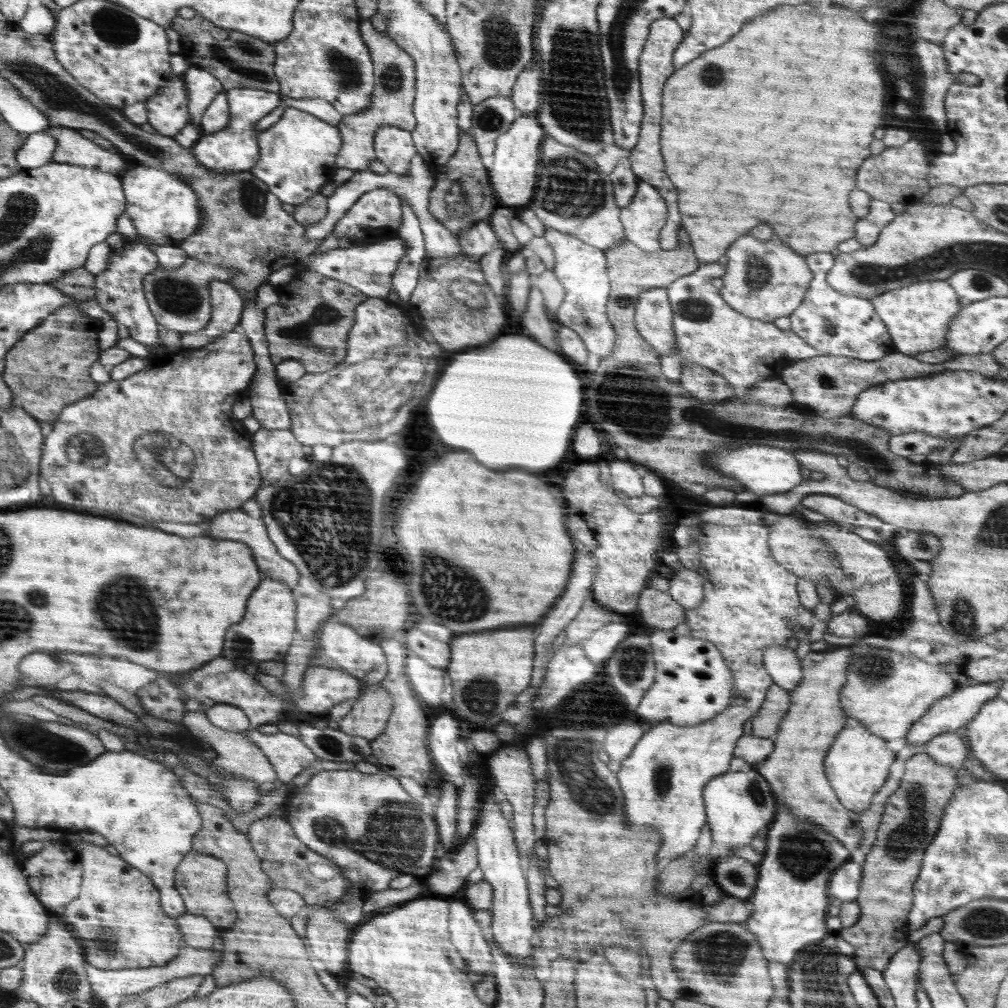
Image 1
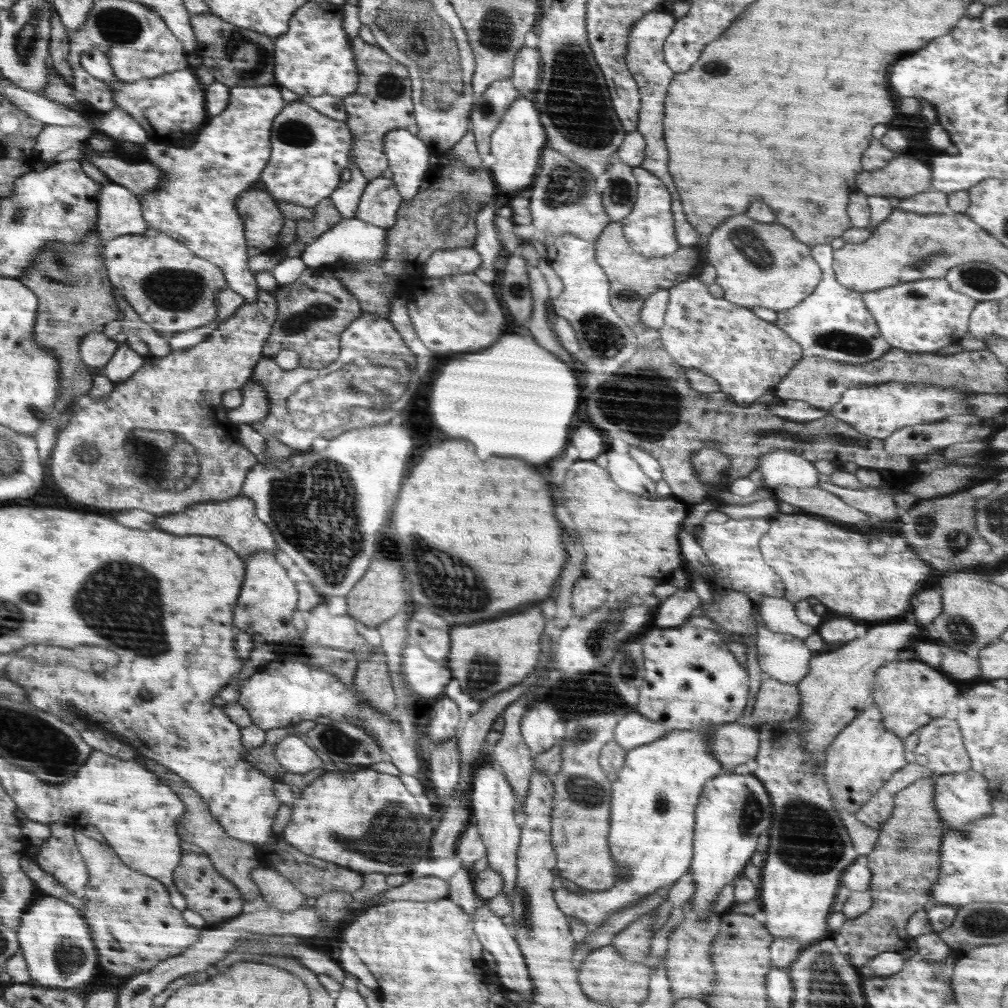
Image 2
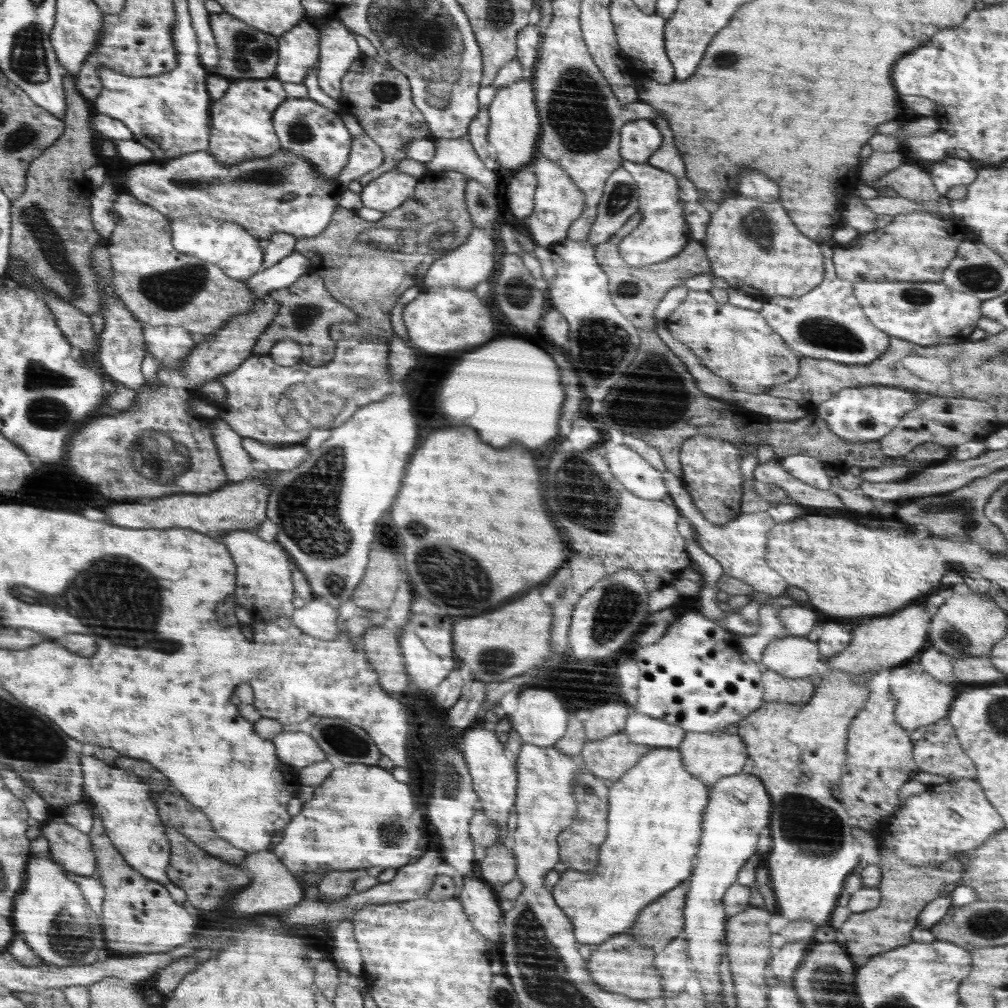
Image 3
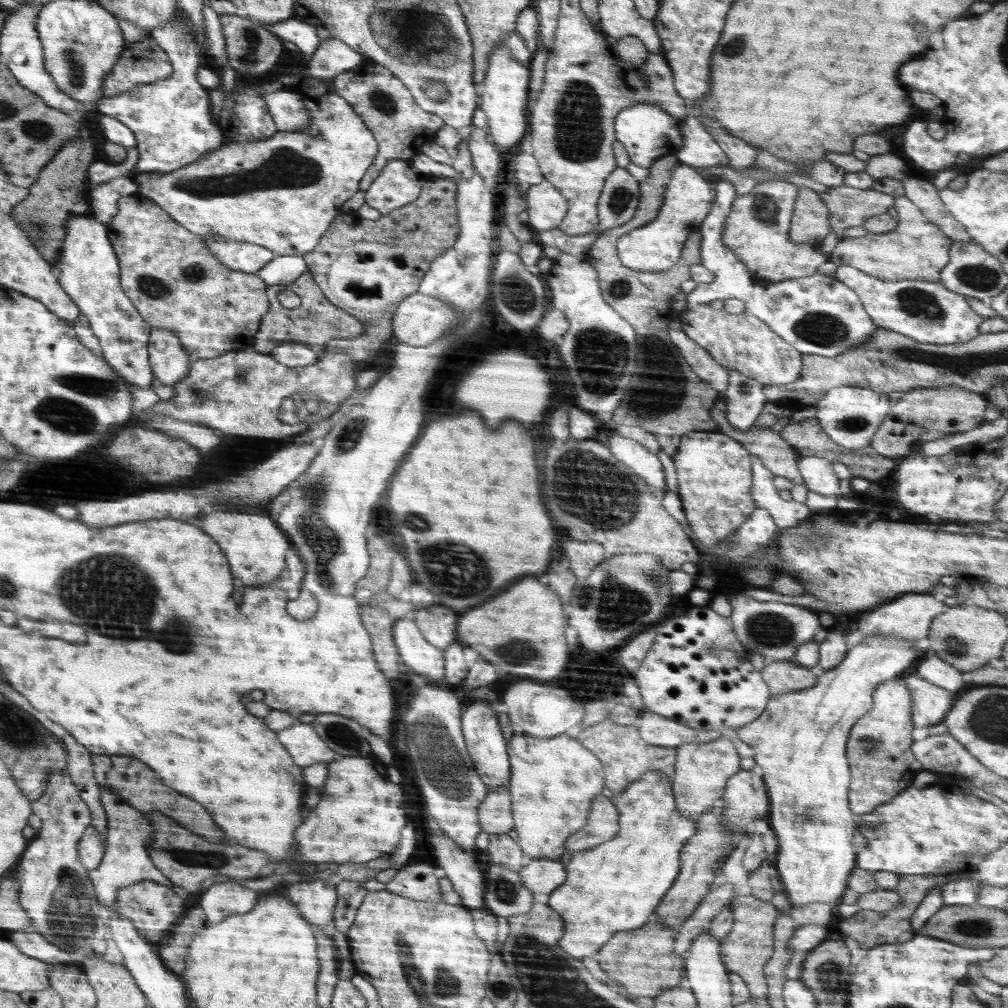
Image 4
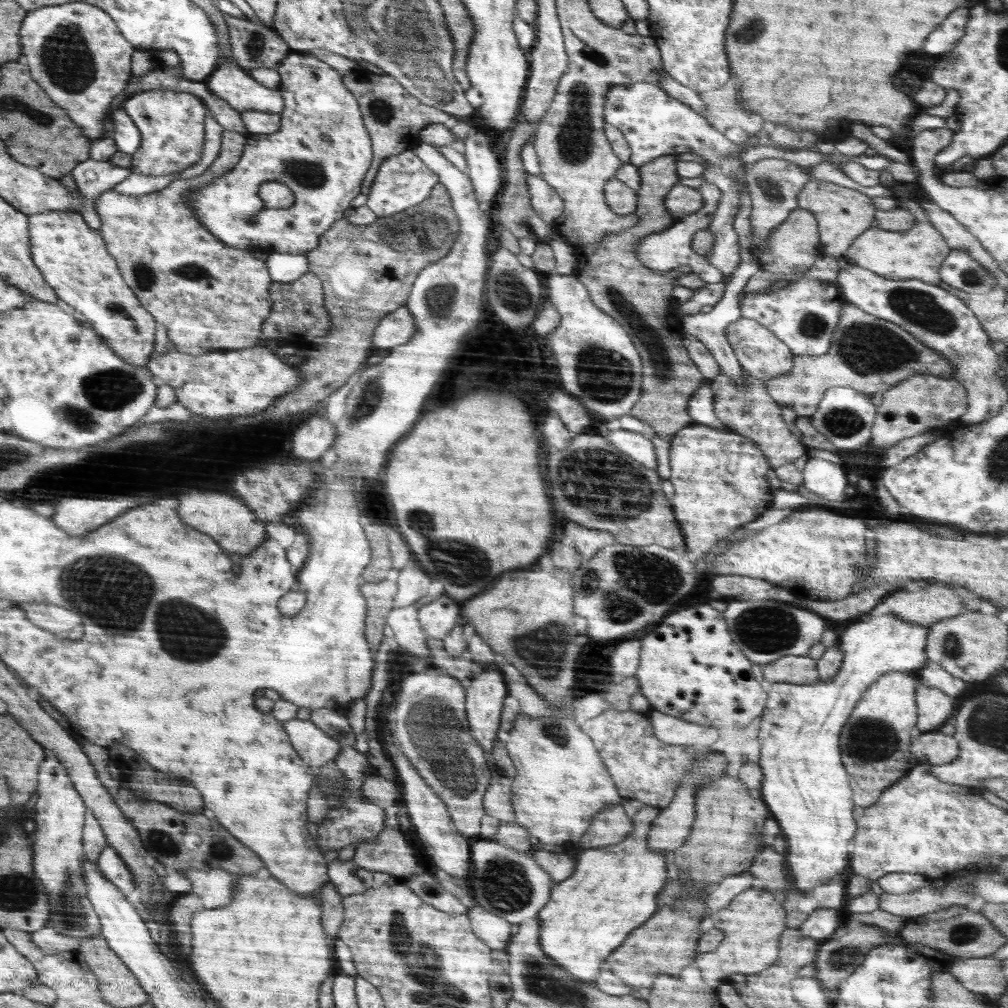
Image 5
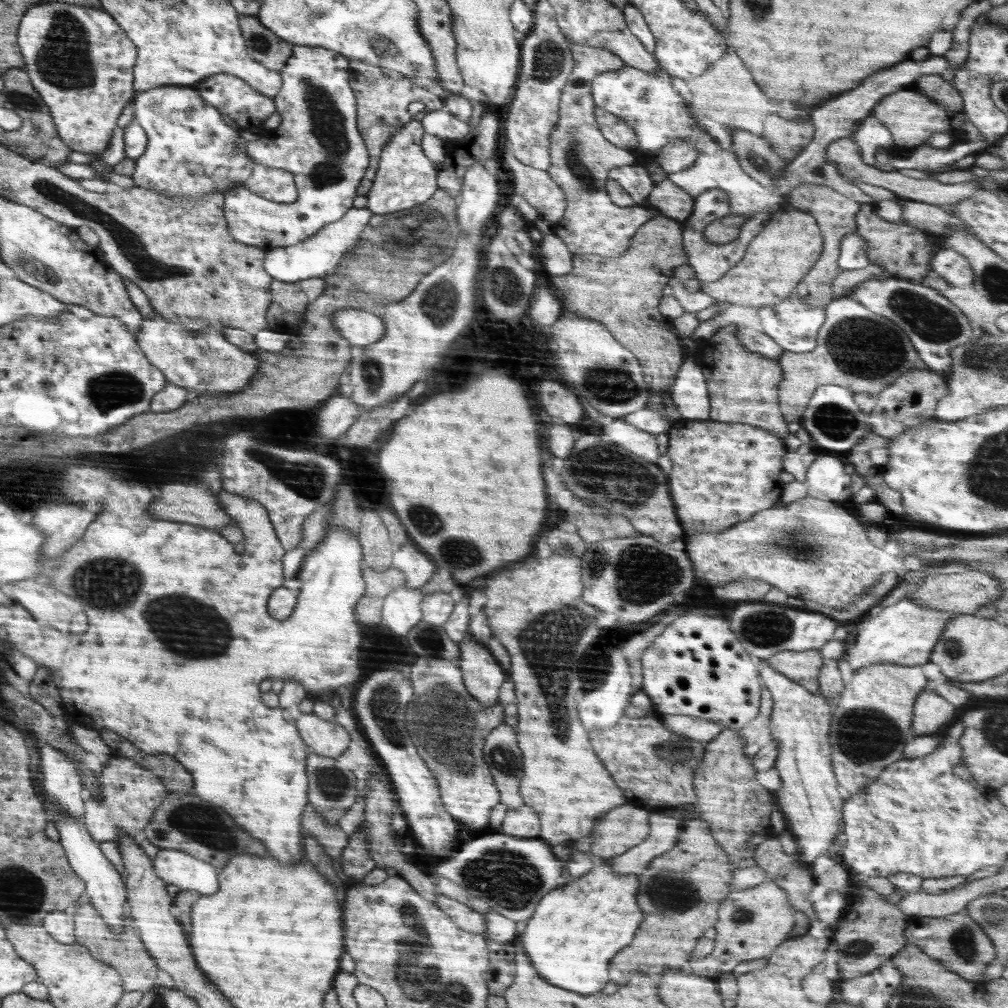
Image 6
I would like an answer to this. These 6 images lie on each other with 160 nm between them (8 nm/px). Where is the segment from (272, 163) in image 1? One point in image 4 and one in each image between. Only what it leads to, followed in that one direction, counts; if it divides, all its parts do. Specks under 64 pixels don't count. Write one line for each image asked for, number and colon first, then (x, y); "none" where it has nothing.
2: (309, 151)
3: (305, 128)
4: (288, 109)

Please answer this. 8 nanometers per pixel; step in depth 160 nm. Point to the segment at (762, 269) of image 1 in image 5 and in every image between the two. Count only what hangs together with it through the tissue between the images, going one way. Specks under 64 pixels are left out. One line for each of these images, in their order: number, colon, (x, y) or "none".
2: (758, 265)
3: (755, 247)
4: (757, 227)
5: (773, 183)

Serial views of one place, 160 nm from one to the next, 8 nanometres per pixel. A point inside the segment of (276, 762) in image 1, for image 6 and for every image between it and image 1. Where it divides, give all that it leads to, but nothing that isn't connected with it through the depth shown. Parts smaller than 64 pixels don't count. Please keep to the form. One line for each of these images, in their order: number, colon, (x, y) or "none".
2: (294, 755)
3: (299, 749)
4: (306, 748)
5: (313, 746)
6: (327, 738)

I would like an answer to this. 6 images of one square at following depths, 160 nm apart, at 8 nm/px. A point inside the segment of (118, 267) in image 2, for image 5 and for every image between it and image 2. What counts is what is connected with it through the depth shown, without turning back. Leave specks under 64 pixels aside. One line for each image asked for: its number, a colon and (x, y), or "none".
3: (159, 285)
4: (175, 282)
5: (211, 296)

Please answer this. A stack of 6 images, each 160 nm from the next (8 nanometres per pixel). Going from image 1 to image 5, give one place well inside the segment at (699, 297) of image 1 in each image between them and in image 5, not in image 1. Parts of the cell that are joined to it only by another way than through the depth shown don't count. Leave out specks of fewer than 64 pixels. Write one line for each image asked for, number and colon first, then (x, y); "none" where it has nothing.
2: (747, 356)
3: (735, 343)
4: (742, 342)
5: (763, 355)

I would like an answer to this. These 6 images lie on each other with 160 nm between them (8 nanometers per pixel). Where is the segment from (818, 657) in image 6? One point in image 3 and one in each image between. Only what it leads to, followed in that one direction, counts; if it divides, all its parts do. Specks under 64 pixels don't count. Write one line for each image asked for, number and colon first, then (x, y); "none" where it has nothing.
3: (778, 689)
4: (781, 677)
5: (789, 669)

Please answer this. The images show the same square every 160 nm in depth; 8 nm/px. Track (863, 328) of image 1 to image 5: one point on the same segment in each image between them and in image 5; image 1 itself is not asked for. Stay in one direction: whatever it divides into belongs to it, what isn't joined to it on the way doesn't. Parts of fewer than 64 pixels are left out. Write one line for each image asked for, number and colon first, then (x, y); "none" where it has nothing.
2: (833, 323)
3: (828, 323)
4: (818, 315)
5: (804, 314)

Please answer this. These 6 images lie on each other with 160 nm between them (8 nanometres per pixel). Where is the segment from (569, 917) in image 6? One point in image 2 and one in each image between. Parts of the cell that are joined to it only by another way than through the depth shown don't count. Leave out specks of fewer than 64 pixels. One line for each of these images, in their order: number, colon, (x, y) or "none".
2: (654, 796)
3: (654, 826)
4: (616, 887)
5: (614, 889)

